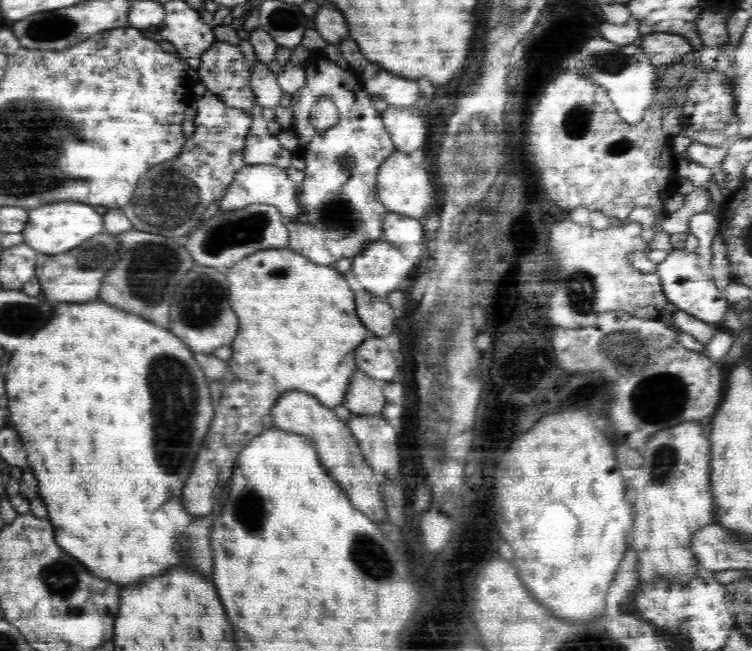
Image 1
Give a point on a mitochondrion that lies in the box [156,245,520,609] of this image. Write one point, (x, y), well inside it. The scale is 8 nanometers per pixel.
(198, 304)

